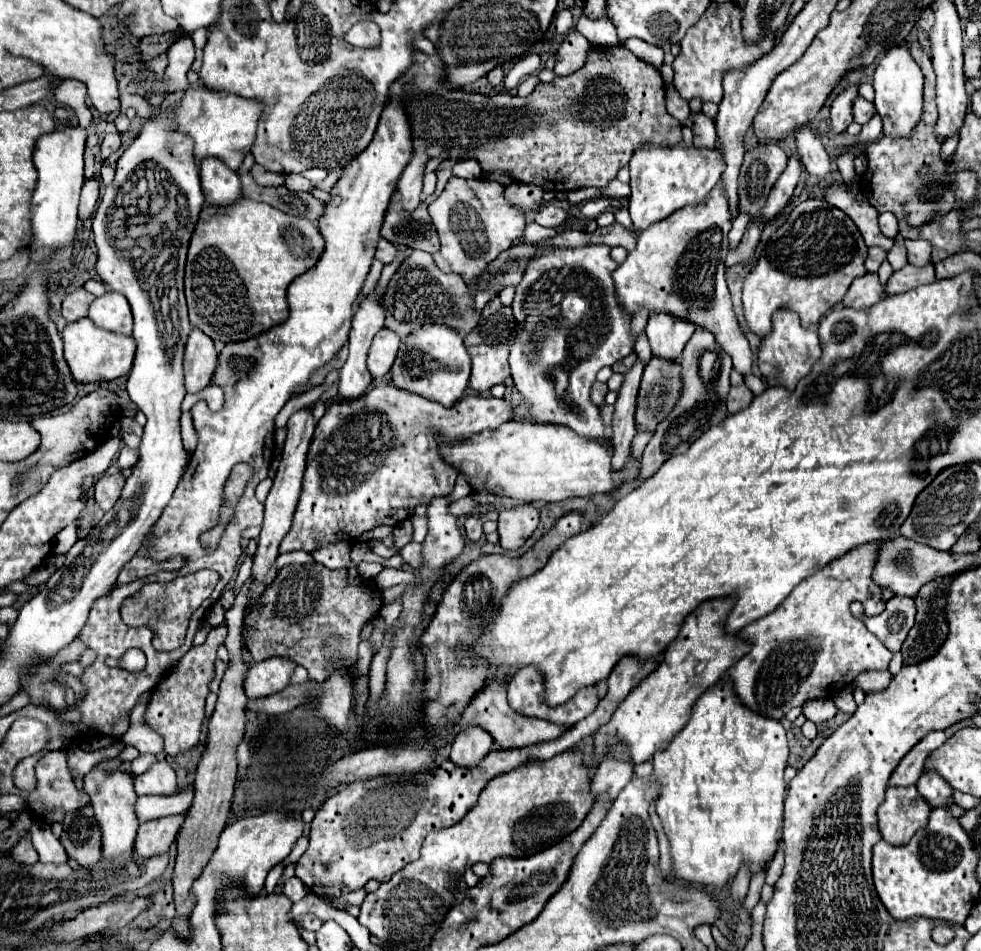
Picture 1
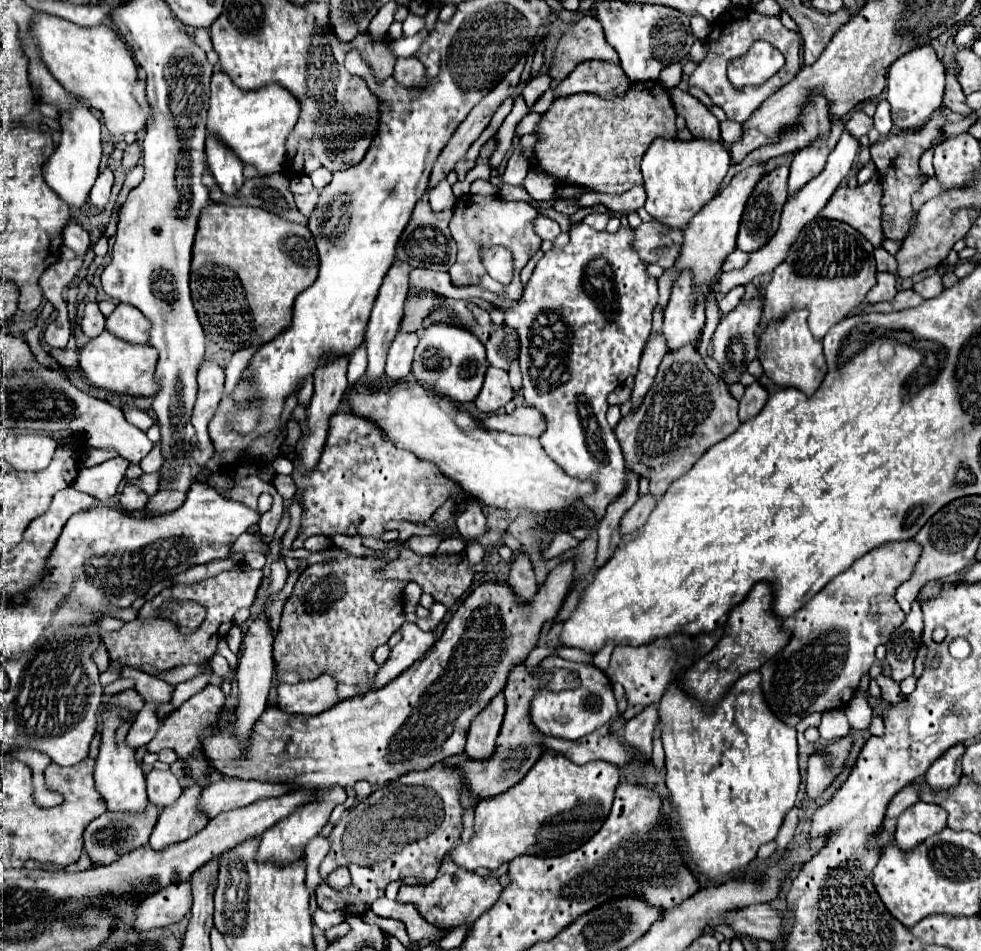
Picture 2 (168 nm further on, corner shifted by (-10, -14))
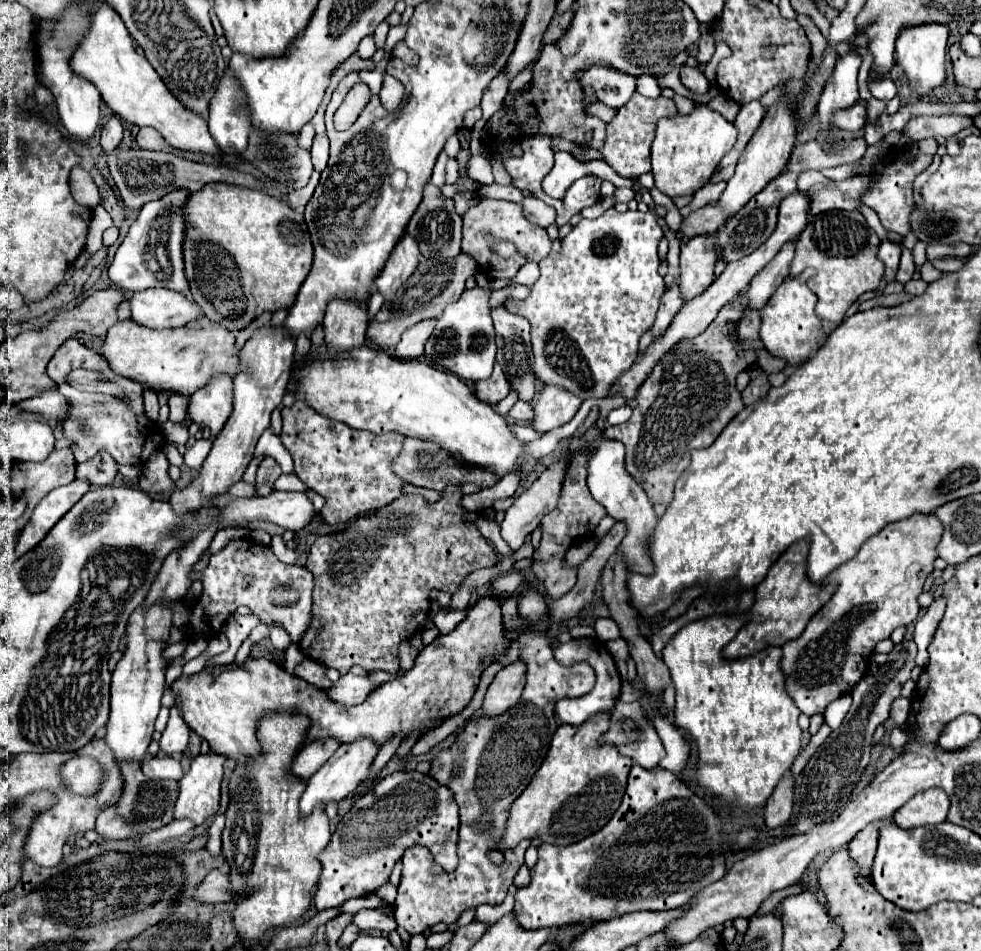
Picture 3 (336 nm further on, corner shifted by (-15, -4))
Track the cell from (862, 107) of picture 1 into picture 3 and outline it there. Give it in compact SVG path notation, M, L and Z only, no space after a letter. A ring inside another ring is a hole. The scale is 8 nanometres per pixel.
M857 103L851 109L843 109L843 113L835 113L835 127L847 133L859 133L865 125L865 117L867 117L867 109Z

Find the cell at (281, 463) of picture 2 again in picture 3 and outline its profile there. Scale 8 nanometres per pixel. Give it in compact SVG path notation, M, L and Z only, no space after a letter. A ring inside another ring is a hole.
M267 427L263 431L263 435L259 437L255 455L271 455L283 469L283 473L293 473L293 459L287 453L287 449L283 447L283 443L279 441L279 437L273 433L271 427Z

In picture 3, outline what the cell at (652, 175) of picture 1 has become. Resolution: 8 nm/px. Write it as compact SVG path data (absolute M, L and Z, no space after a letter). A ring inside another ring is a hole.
M697 105L689 115L659 119L655 123L655 139L651 145L655 187L669 197L693 195L707 183L723 155L735 145L735 139L735 125L707 105Z

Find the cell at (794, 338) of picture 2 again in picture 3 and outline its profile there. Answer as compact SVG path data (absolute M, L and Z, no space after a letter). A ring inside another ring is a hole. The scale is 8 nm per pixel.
M805 269L799 277L787 277L783 285L771 295L771 301L763 307L761 315L761 341L765 343L765 349L775 355L787 359L787 363L797 365L805 359L809 359L817 349L817 341L825 341L825 333L821 327L821 319L815 315L815 303L817 297L807 286L807 280L815 275L815 270Z

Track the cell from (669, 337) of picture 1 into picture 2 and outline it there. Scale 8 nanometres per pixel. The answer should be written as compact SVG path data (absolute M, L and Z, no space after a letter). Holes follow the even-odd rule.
M684 271L672 285L672 297L664 311L664 327L662 335L666 339L668 351L682 349L686 345L696 343L698 335L704 329L706 317L704 317L704 301L698 297L698 303L690 303L692 293L692 277L688 271Z

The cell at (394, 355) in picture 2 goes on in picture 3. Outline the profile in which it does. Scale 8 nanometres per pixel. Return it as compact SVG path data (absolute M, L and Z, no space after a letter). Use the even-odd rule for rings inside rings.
M427 319L427 321L419 321L419 325L413 325L409 327L401 341L397 343L395 347L395 355L399 359L419 359L423 355L423 349L425 349L425 343L427 339L431 337L435 329L435 319Z

